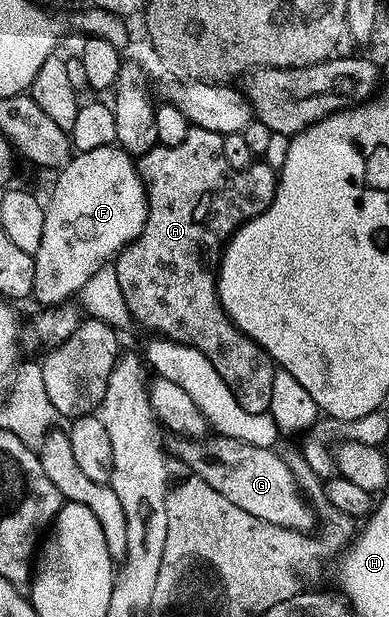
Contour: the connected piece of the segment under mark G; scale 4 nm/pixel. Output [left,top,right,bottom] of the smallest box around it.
[180,436,317,532]

